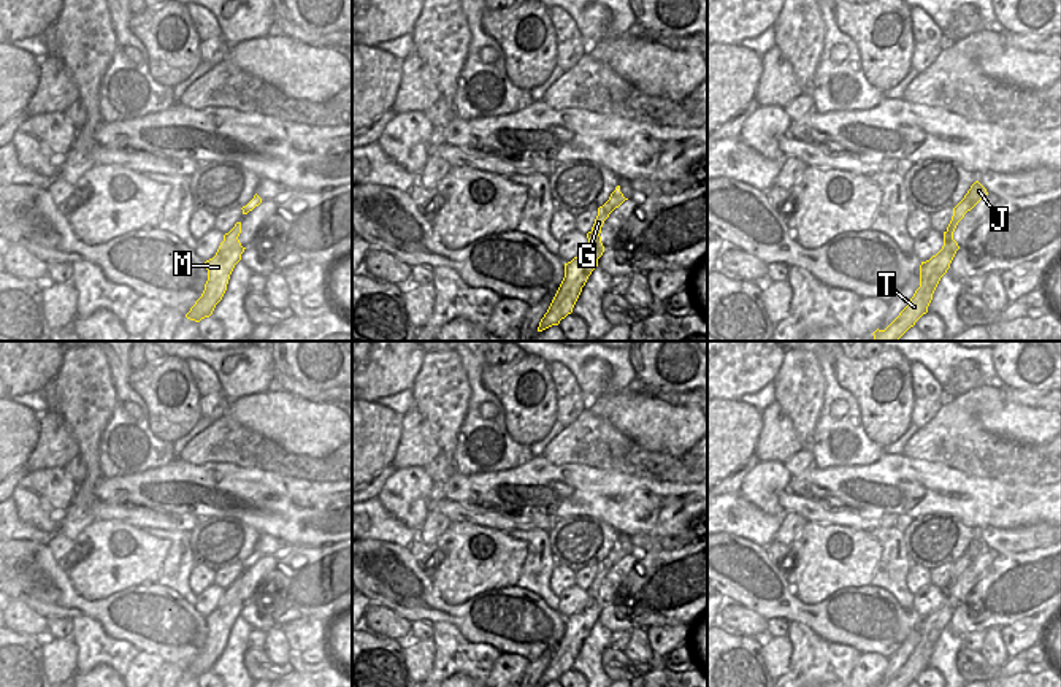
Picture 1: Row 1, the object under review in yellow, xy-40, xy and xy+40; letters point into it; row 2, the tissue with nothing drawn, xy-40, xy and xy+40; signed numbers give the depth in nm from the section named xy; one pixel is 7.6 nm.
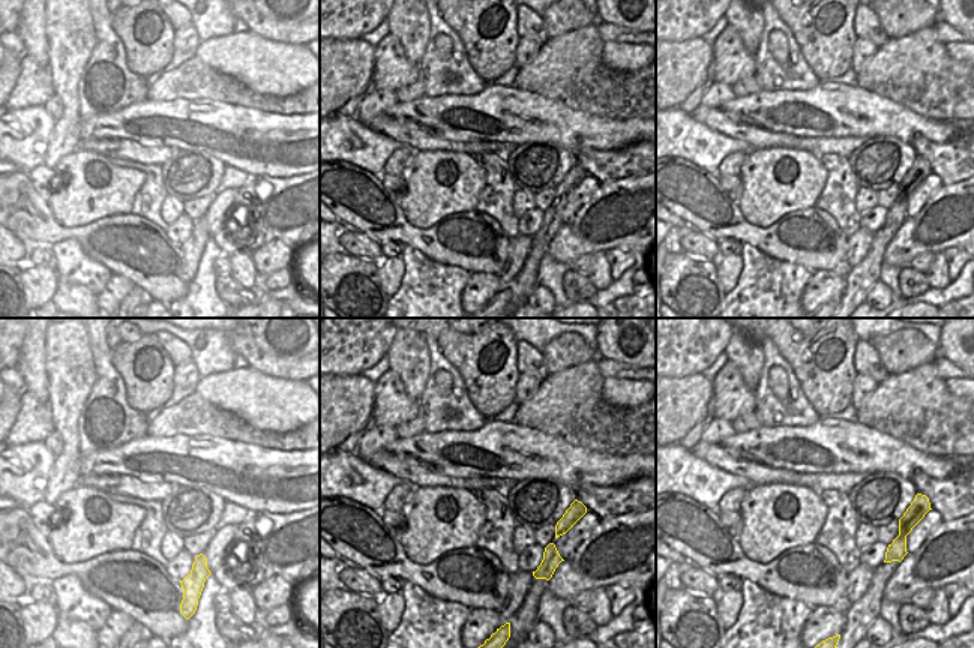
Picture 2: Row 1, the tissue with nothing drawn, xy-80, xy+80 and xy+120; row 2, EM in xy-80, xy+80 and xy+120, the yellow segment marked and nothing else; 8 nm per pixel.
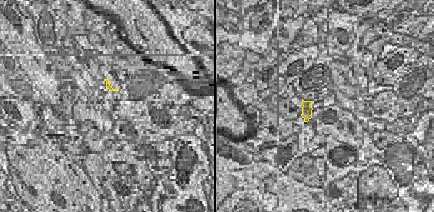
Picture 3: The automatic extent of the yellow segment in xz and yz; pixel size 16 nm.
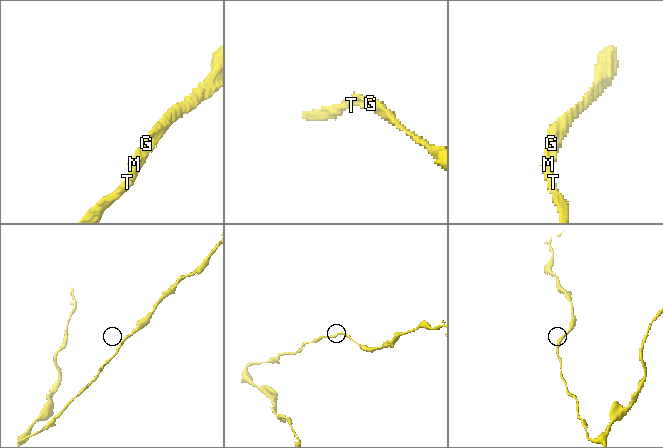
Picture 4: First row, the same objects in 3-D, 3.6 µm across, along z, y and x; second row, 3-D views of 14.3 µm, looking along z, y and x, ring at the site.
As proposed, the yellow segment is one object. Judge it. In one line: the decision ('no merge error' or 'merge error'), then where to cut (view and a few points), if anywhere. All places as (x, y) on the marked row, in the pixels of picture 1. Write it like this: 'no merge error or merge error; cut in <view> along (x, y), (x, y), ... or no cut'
no merge error; no cut

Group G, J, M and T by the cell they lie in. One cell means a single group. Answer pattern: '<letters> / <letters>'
G J M T

